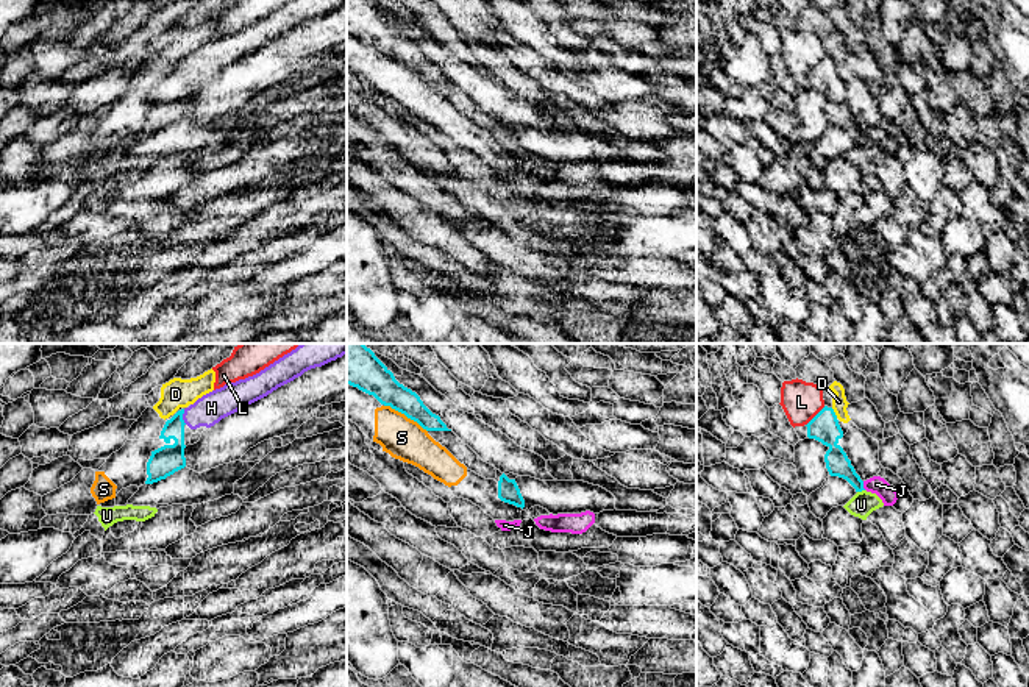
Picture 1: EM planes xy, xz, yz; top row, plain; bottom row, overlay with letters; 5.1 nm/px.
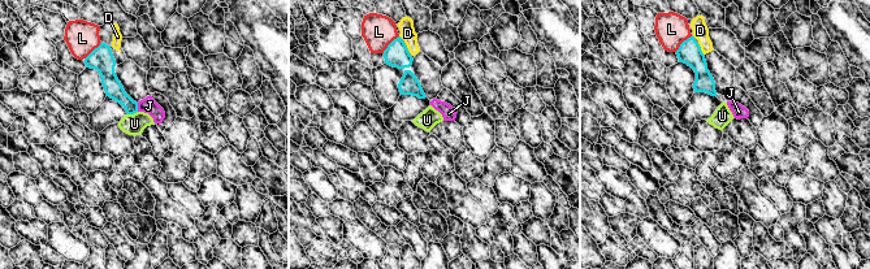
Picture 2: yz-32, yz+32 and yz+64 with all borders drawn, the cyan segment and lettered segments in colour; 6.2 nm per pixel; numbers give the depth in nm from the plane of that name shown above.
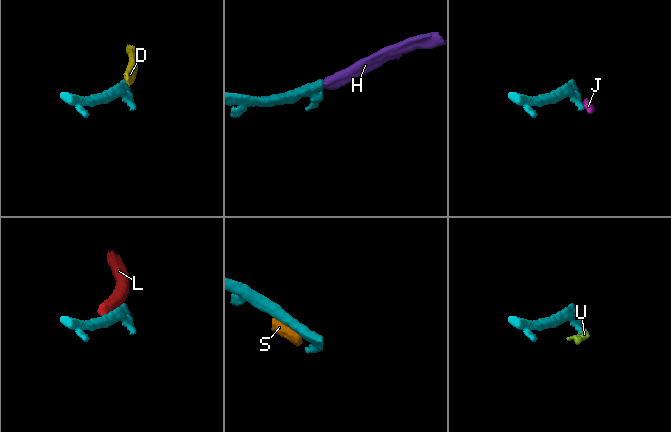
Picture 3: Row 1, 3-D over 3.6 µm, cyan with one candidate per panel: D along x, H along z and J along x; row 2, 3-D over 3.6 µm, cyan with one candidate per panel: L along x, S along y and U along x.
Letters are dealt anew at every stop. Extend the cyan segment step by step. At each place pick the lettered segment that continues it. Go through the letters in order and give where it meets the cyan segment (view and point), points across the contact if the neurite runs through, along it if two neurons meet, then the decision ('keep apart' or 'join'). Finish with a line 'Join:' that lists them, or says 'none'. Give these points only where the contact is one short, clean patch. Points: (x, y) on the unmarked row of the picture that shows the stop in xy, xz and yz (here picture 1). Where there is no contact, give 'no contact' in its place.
D: meets cyan in yz at (834, 63); border along yz (831, 58), (837, 67); keep apart
H: meets cyan in xy at (181, 67); runs through xy (167, 110), (178, 97), (181, 67), (195, 66), (211, 58); join
J: meets cyan in yz at (862, 136); keep apart
L: meets cyan in yz at (815, 66); keep apart
S: meets cyan in xz at (406, 66); keep apart
U: meets cyan in yz at (861, 141); border along yz (864, 139), (858, 142); keep apart
Join: H

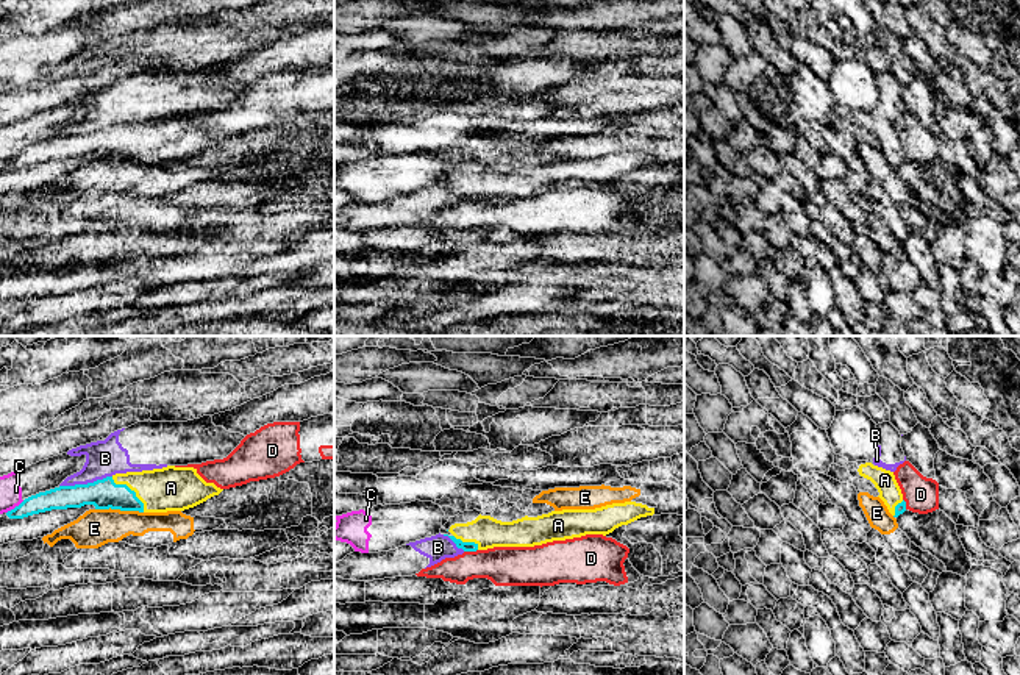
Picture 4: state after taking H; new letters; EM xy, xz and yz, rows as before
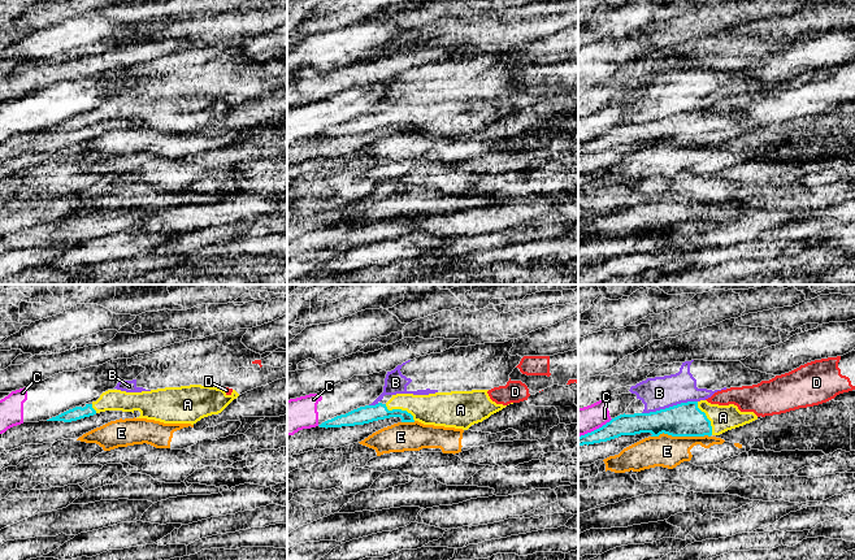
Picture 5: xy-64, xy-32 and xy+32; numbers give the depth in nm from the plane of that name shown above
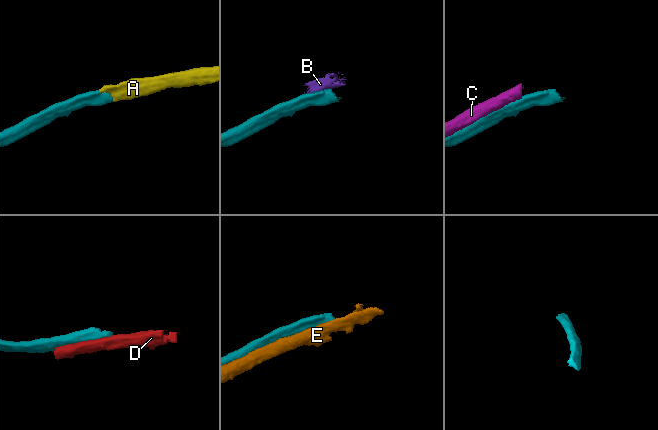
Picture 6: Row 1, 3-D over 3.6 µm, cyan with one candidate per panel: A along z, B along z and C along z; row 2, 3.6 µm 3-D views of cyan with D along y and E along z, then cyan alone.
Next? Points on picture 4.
A: meets cyan in xy at (130, 139); runs through xy (103, 144), (130, 139), (171, 138); join
B: meets cyan in xy at (85, 135); border along xy (111, 125), (102, 130), (60, 136); keep apart
C: meets cyan in xy at (16, 157); keep apart
D: meets cyan in xz at (470, 200); keep apart
E: meets cyan in xy at (119, 158); keep apart
Join: A

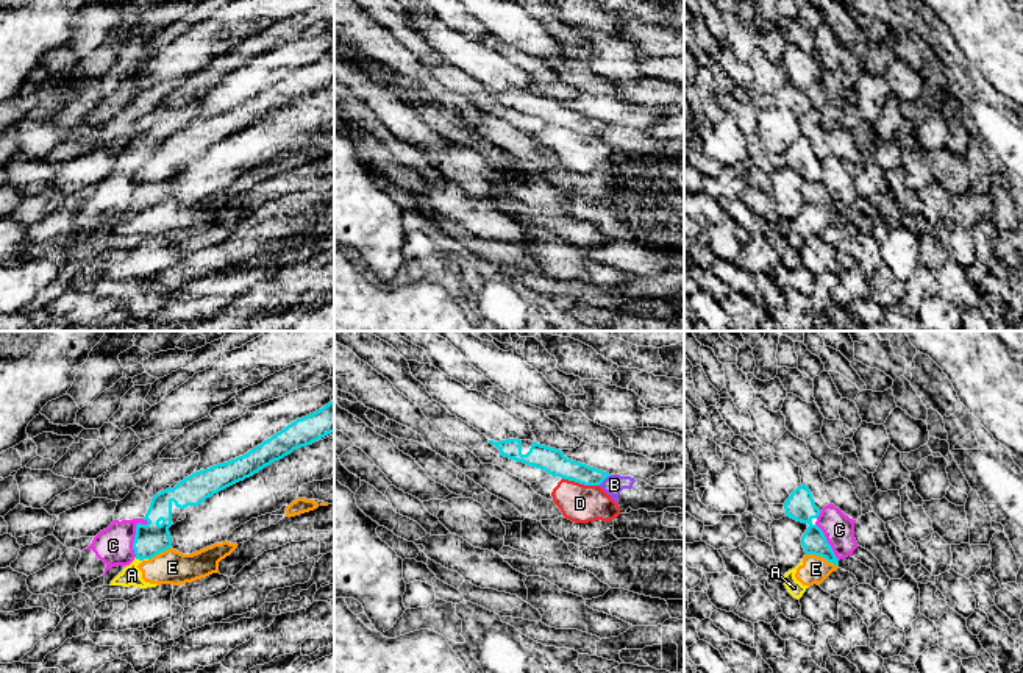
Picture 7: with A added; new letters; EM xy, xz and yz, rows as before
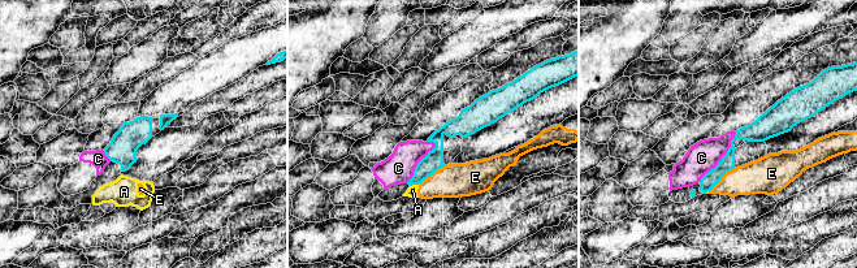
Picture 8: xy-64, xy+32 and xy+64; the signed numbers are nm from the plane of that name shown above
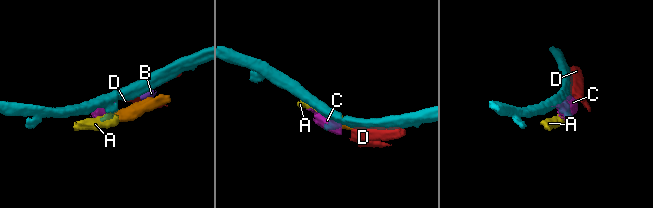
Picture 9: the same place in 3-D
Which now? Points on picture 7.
A: meets cyan in xy at (141, 210); border along xy (135, 208), (147, 210); keep apart
B: meets cyan in xz at (605, 128); border along xz (611, 125), (598, 135); keep apart
C: meets cyan in xy at (136, 185); keep apart
D: meets cyan in xz at (581, 133); keep apart
E: meets cyan in yz at (822, 206); border along yz (806, 203), (823, 206), (837, 217); keep apart
Join: none

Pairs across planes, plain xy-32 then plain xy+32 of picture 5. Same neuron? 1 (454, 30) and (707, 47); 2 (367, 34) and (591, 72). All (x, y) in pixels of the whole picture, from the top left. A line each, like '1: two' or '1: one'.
1: one
2: one

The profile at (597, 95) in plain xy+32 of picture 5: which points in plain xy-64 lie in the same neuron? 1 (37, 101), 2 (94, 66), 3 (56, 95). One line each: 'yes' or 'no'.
1: no
2: yes
3: no

